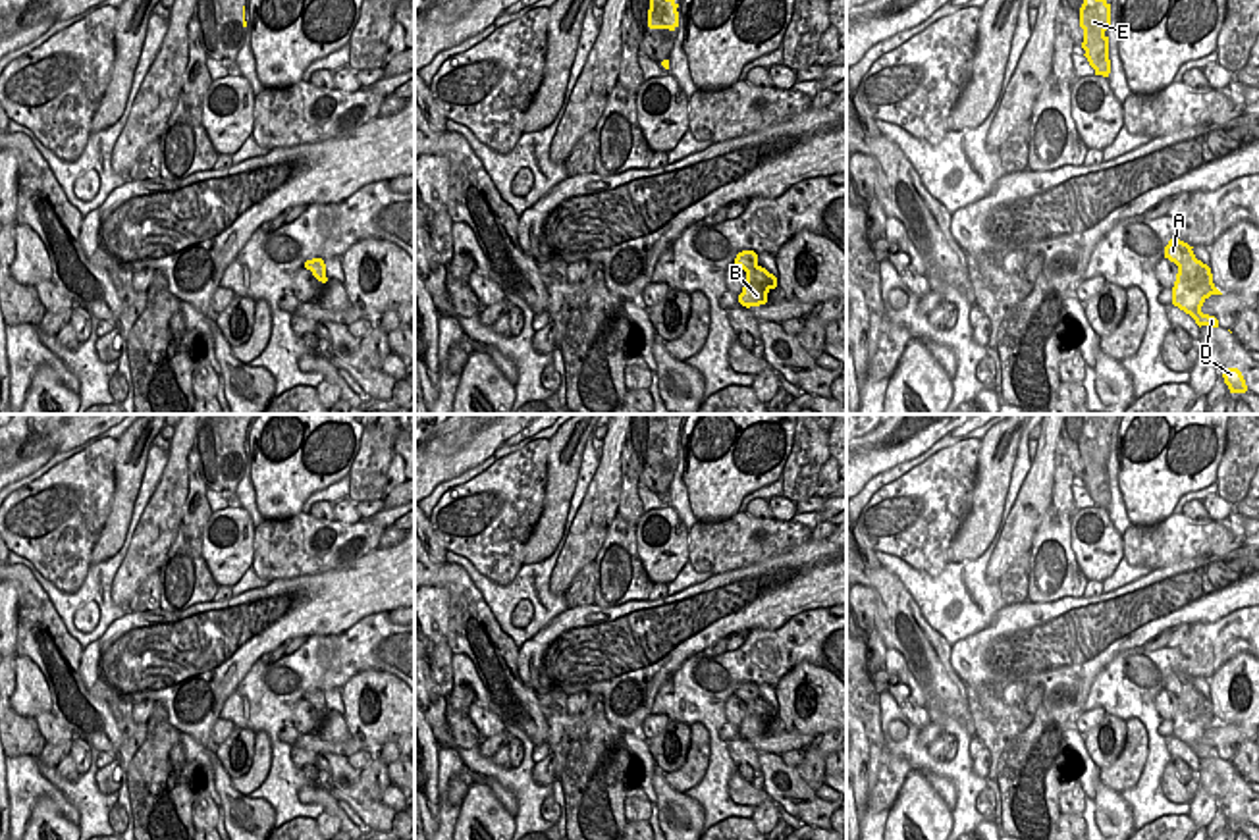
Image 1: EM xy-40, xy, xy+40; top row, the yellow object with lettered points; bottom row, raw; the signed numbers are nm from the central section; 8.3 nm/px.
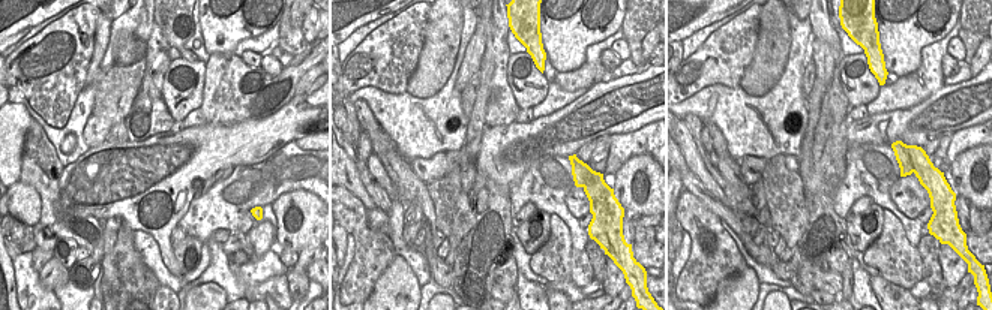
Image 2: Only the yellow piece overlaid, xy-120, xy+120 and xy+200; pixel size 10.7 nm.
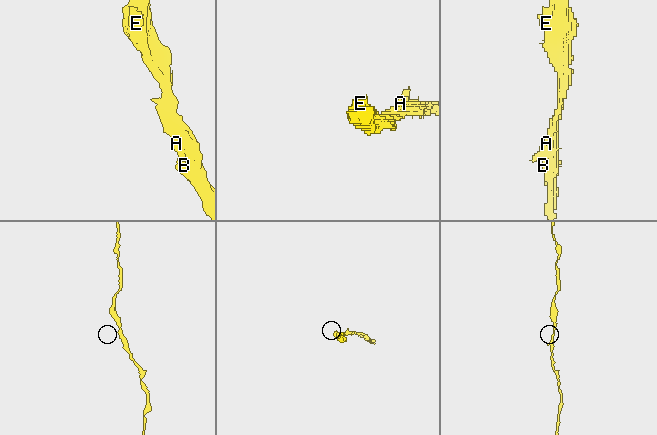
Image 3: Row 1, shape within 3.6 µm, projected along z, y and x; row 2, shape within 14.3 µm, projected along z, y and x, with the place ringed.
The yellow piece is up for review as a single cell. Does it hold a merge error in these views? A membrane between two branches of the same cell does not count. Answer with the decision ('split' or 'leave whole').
leave whole

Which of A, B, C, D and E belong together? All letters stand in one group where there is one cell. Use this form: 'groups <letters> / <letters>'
groups A B C D E

